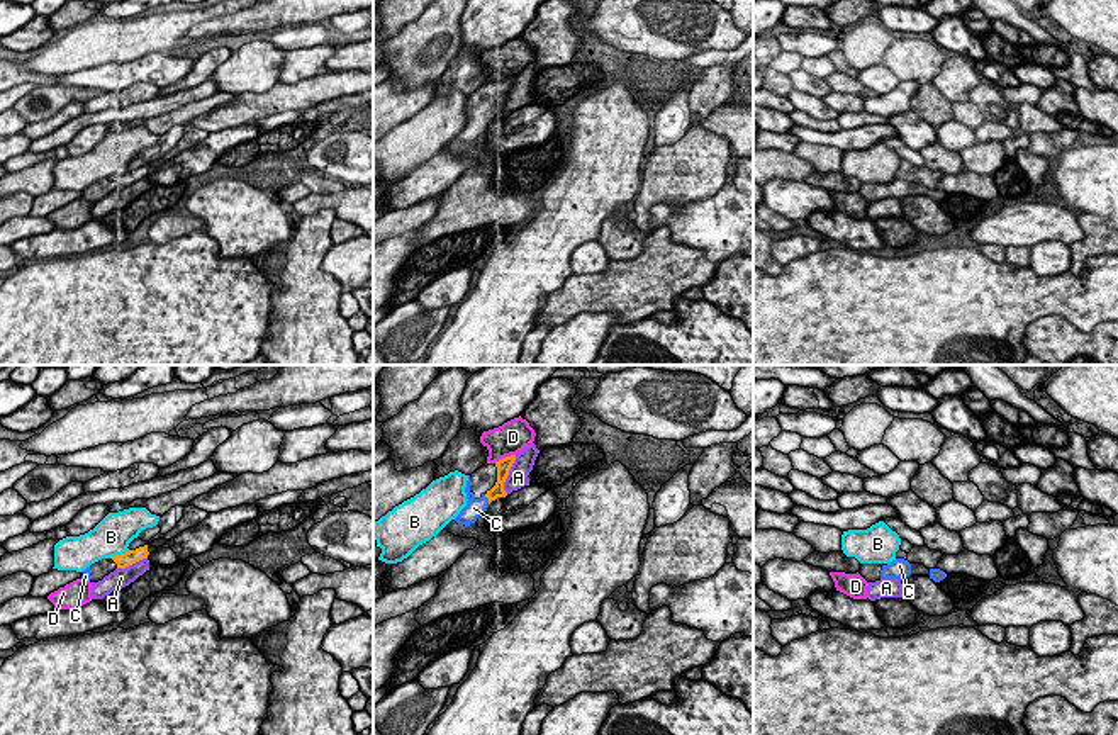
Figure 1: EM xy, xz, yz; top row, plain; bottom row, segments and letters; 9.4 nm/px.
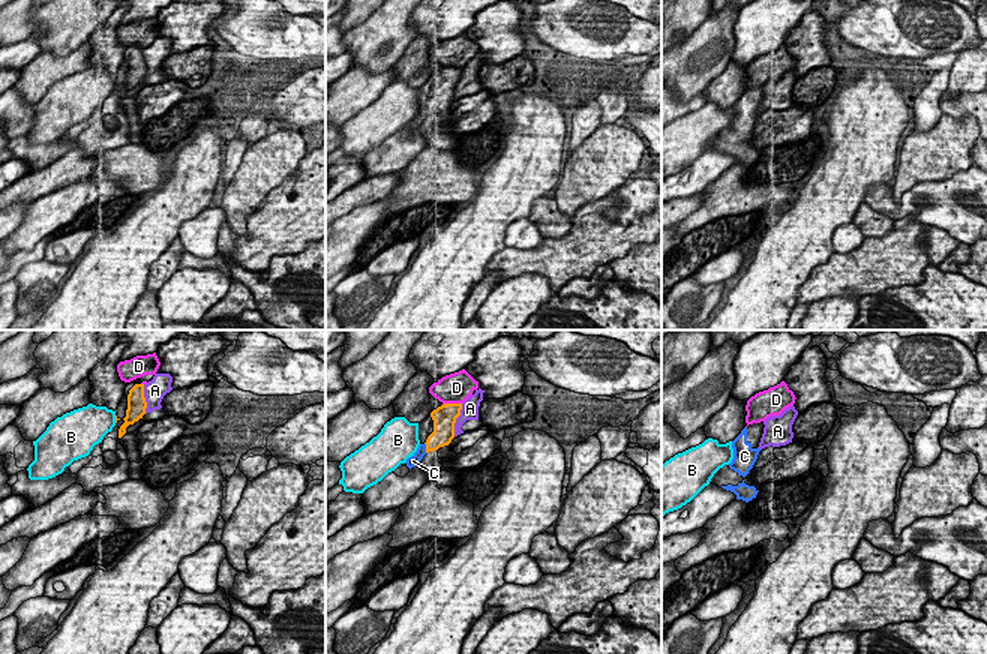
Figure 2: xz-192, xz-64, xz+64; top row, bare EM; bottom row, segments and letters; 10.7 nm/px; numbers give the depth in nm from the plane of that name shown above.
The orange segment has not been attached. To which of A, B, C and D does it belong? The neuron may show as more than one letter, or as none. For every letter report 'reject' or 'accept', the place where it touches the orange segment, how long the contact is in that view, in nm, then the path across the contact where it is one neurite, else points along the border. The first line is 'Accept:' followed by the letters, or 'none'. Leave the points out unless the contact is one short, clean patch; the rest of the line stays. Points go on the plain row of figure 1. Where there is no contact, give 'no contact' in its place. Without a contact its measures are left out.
Accept: C
A: reject; contact xz (508, 94); length 380 nm
B: reject; contact xy (119, 175); length 220 nm
C: accept; contact xz (487, 117); length 110 nm
D: reject; contact xz (504, 78); length 220 nm

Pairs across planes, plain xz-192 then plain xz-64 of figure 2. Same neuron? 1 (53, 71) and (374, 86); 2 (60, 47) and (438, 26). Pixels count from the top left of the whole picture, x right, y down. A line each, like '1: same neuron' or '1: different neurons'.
1: same neuron
2: different neurons

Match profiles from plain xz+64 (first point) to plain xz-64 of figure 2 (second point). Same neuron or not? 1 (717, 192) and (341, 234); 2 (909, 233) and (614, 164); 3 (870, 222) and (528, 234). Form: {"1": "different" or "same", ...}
{"1": "different", "2": "different", "3": "different"}

